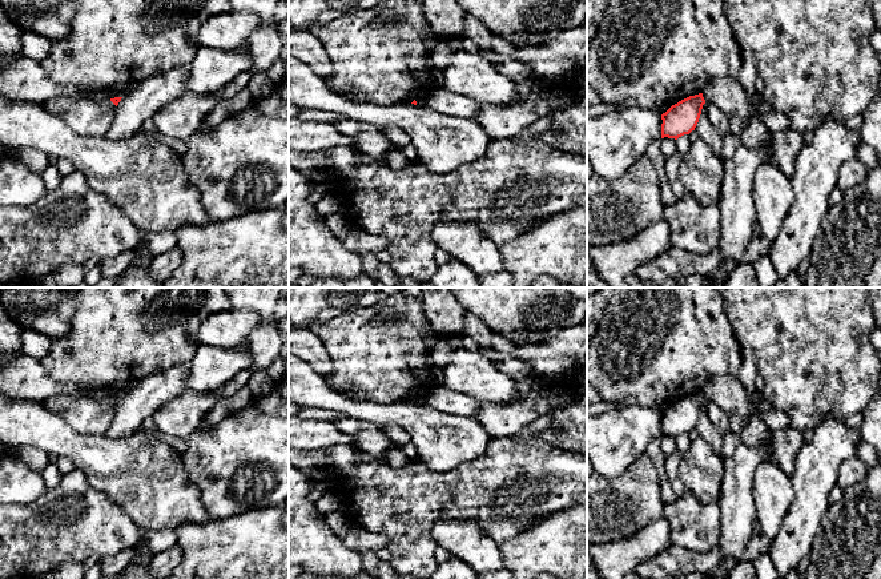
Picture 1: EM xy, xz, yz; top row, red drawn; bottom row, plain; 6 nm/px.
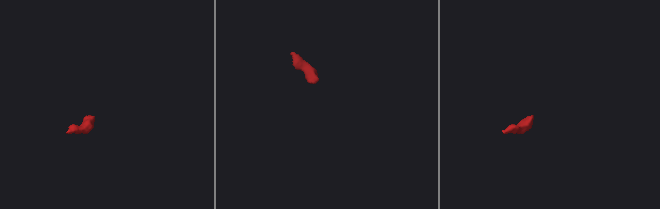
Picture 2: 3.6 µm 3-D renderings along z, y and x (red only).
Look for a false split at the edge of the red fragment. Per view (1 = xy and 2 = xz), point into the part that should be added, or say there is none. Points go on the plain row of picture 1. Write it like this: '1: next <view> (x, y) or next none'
1: next none
2: next none

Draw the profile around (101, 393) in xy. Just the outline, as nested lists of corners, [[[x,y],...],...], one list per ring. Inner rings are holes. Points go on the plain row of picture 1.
[[[133,385],[125,386],[125,387],[118,387],[118,389],[113,389],[113,387],[100,387],[96,389],[92,394],[92,398],[94,399],[105,399],[105,398],[110,398],[114,395],[124,395],[125,393],[128,393],[132,389]]]

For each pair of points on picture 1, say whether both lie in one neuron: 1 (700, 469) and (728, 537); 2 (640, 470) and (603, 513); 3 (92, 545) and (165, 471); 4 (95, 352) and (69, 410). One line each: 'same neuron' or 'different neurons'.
1: different neurons
2: same neuron
3: different neurons
4: different neurons

